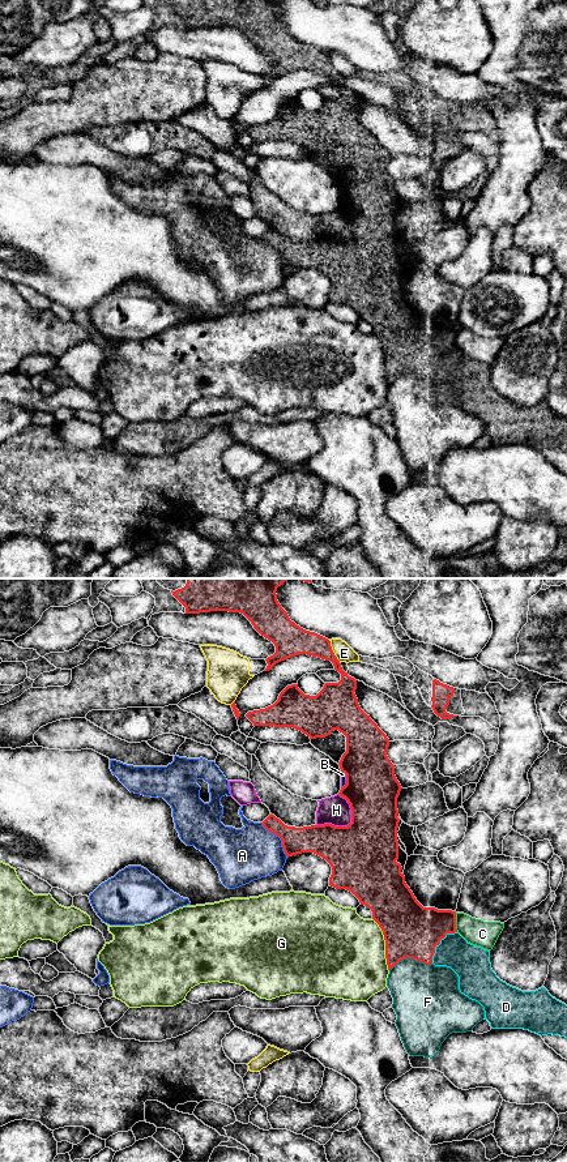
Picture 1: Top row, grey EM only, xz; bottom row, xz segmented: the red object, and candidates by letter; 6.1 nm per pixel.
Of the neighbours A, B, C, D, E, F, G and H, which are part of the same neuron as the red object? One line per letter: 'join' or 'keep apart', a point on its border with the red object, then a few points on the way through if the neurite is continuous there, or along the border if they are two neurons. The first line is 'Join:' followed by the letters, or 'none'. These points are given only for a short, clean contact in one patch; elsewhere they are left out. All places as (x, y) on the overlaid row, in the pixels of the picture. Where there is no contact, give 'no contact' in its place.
Join: D
A: keep apart; meets red in xz at (280, 837); border along xz (260, 823), (281, 840), (282, 850), (288, 857)
B: keep apart; meets red in xz at (346, 780)
C: keep apart; meets red in xz at (455, 922)
D: join; meets red in xz at (438, 944)
E: keep apart; meets red in xz at (332, 650)
F: keep apart; meets red in xz at (410, 957)
G: keep apart; meets red in xz at (386, 944)
H: keep apart; meets red in xz at (344, 827)

